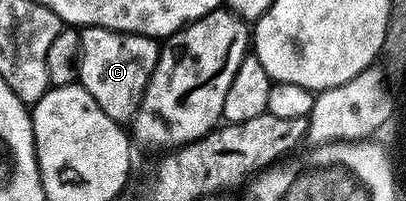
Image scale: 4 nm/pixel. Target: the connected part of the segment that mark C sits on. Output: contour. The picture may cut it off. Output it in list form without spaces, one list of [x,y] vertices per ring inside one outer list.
[[[90,25],[80,29],[80,75],[79,84],[83,85],[90,95],[94,95],[94,103],[110,115],[110,119],[128,123],[139,111],[147,84],[150,83],[156,60],[160,57],[160,45],[153,38],[142,37],[138,33],[117,33],[115,29],[103,29]]]

